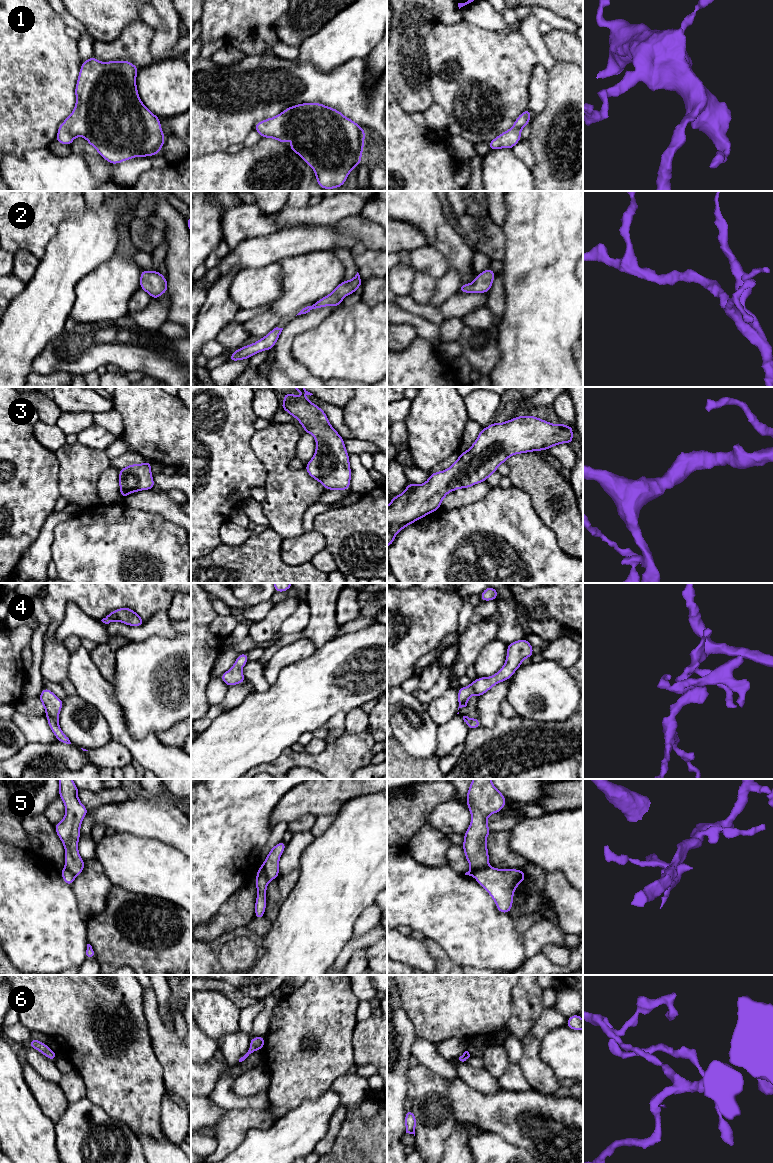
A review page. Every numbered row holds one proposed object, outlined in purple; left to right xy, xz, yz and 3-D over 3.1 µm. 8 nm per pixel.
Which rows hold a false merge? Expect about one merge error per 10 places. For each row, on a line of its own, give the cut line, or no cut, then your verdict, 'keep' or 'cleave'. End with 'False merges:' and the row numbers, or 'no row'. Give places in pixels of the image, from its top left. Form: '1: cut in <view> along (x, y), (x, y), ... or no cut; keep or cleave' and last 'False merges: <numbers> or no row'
1: no cut; keep
2: no cut; keep
3: no cut; keep
4: no cut; keep
5: cut in yz along (488, 865), (477, 870), (472, 875); cleave
6: no cut; keep
False merges: 5

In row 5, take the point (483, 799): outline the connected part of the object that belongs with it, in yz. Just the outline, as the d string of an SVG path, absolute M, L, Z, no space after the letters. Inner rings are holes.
M473 779L466 795L467 807L471 813L471 823L464 834L463 850L470 870L465 875L489 866L486 840L491 832L487 819L491 814L501 812L506 804L504 795L495 788L491 779Z

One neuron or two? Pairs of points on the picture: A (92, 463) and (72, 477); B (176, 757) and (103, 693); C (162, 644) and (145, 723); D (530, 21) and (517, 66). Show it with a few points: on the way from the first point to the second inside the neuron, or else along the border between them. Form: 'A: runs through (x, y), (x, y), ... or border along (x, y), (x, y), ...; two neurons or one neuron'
A: runs through (87, 464), (77, 472); one neuron
B: runs through (152, 754), (133, 745), (119, 731), (114, 717); one neuron
C: runs through (155, 664), (149, 671), (148, 703); one neuron
D: border along (521, 20), (519, 32), (538, 59); two neurons

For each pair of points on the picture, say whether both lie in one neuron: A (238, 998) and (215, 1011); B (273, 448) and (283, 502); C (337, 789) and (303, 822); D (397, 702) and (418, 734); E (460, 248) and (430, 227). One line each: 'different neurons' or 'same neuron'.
A: different neurons
B: same neuron
C: different neurons
D: same neuron
E: same neuron

